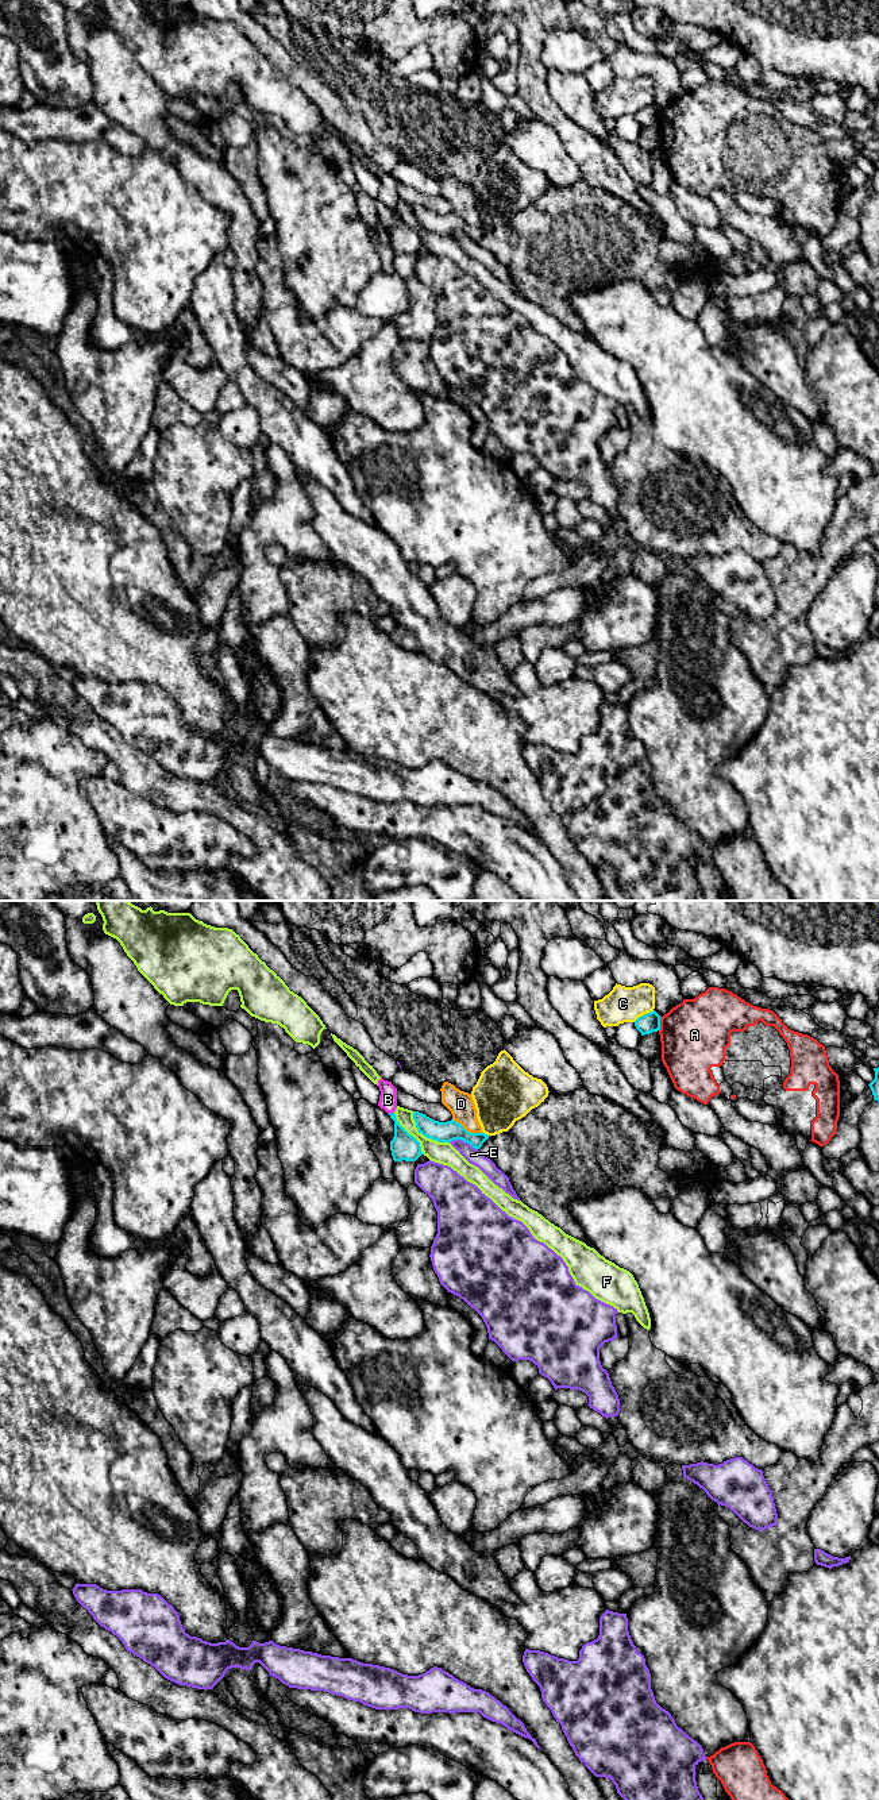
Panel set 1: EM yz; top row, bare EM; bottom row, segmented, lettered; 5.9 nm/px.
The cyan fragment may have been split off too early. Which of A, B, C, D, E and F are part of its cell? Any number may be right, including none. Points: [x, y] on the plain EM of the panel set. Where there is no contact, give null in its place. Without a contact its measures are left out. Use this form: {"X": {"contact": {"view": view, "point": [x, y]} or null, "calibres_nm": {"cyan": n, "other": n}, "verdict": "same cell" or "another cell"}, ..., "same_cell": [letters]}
{"A": {"contact": {"view": "yz", "point": [659, 116]}, "calibres_nm": {"cyan": 120, "other": 400}, "verdict": "another cell"}, "B": {"contact": {"view": "yz", "point": [390, 205]}, "calibres_nm": {"cyan": 160, "other": 110}, "verdict": "same cell"}, "C": {"contact": {"view": "yz", "point": [644, 107]}, "calibres_nm": {"cyan": 120, "other": 220}, "verdict": "another cell"}, "D": {"contact": {"view": "yz", "point": [466, 223]}, "calibres_nm": {"cyan": 130, "other": 150}, "verdict": "another cell"}, "E": {"contact": {"view": "yz", "point": [463, 232]}, "calibres_nm": {"cyan": 130, "other": 90}, "verdict": "another cell"}, "F": {"contact": {"view": "yz", "point": [425, 228]}, "calibres_nm": {"cyan": 130, "other": 130}, "verdict": "another cell"}, "same_cell": ["B"]}

